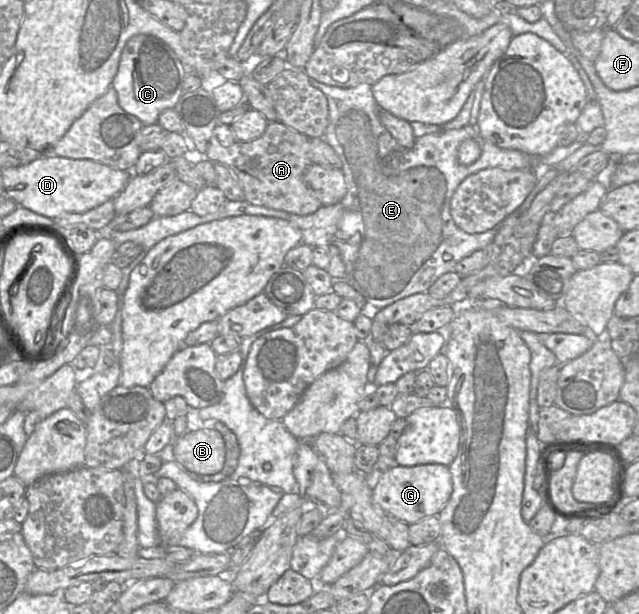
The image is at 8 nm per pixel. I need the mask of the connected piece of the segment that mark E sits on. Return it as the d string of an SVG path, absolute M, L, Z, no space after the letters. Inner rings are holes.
M309 77L309 83L324 93L328 102L328 125L323 139L333 148L341 160L341 170L344 175L347 191L343 199L330 206L321 206L315 213L301 216L285 211L274 210L263 206L255 206L244 201L229 201L214 213L199 216L191 210L175 216L154 217L146 225L133 230L117 231L110 229L109 224L103 230L96 230L99 236L110 237L116 246L126 241L134 242L142 247L141 254L127 267L122 268L122 281L117 290L119 296L119 308L115 318L109 325L112 333L111 348L115 355L115 363L103 373L93 373L86 380L76 385L76 392L80 395L85 407L93 412L101 399L115 387L119 386L121 375L120 355L123 348L122 339L122 305L132 270L144 259L148 251L166 237L177 235L189 229L215 220L242 215L257 215L280 218L298 227L302 233L301 243L314 247L328 247L335 245L341 254L345 265L345 276L334 281L344 281L362 295L370 307L380 310L400 299L417 293L427 292L436 280L447 272L455 272L456 264L473 252L488 247L496 234L497 228L492 228L483 233L469 234L461 230L453 221L450 214L450 200L458 185L469 175L487 168L533 169L539 170L538 180L534 189L525 201L517 209L519 213L525 212L532 204L534 198L553 179L549 177L546 167L555 167L577 149L588 142L575 140L568 146L557 146L549 154L542 157L533 157L515 149L502 149L491 142L480 138L475 126L468 125L471 109L475 99L474 89L467 98L457 116L441 126L439 132L429 132L415 138L412 148L401 146L395 138L382 125L379 114L380 107L372 94L372 88L368 84L359 84L350 88L341 88L320 83ZM466 139L476 140L481 148L481 155L474 163L462 165L457 160L459 145Z

